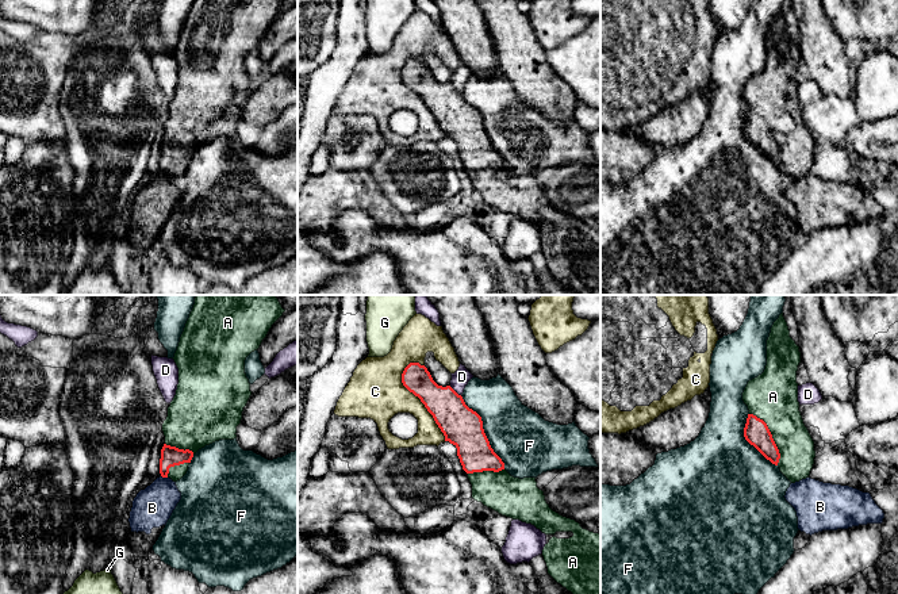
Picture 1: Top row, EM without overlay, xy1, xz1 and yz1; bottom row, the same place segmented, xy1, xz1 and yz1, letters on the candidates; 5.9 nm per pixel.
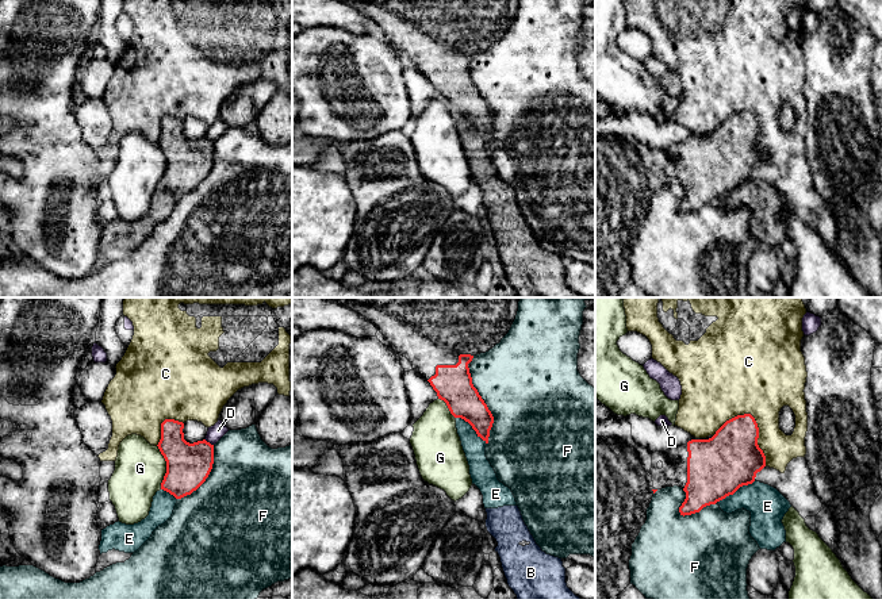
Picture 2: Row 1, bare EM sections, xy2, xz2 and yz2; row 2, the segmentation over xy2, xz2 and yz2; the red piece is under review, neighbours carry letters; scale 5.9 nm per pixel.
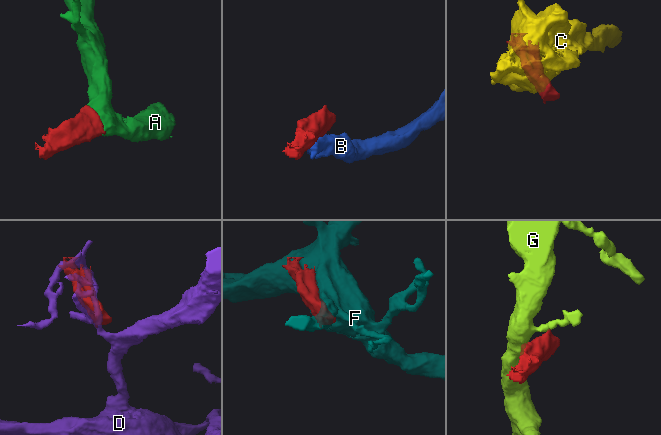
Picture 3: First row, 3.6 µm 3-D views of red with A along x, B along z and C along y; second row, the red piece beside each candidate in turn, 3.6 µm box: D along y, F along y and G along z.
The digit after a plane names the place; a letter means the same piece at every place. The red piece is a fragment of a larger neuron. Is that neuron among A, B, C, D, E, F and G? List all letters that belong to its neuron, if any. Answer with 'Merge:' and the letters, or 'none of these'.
Merge: A

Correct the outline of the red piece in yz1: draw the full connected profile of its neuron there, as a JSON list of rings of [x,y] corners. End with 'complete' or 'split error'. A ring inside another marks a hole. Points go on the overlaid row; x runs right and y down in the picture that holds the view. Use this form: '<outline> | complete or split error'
[[[782,313],[774,322],[767,340],[765,369],[761,375],[749,380],[742,392],[742,401],[749,410],[744,428],[745,440],[767,460],[778,465],[791,483],[809,478],[816,457],[814,441],[799,411],[797,383],[799,363],[799,346],[790,337],[790,330]]] | split error

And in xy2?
[[[165,419],[161,423],[161,439],[157,445],[166,461],[161,489],[176,499],[196,491],[208,477],[214,464],[214,445],[206,439],[187,442],[183,429],[183,422]]] | complete

